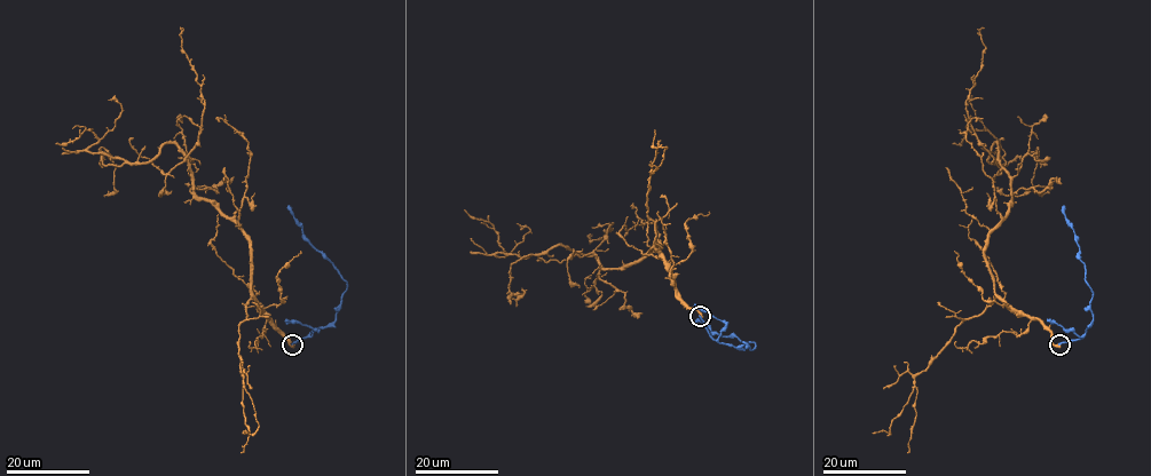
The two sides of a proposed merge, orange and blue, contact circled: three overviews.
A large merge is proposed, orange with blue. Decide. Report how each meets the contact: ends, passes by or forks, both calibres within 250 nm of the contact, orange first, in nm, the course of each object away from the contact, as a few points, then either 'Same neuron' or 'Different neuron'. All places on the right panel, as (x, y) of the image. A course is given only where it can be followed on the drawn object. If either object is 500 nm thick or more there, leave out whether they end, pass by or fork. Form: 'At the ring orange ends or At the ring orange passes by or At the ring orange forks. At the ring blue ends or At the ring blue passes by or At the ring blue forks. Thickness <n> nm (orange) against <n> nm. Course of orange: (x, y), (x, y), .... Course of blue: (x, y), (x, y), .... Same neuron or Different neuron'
Thickness 600 nm (orange) against 280 nm. Course of orange: (1058, 344), (995, 293), (986, 237), (1011, 201), (995, 143), (987, 160), (999, 143), (971, 129), (952, 143). Course of blue: (1059, 344), (1082, 336), (1093, 322), (1093, 293), (1063, 205). Different neuron

